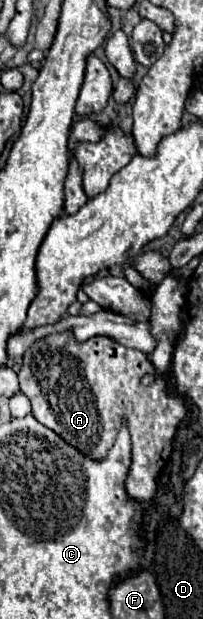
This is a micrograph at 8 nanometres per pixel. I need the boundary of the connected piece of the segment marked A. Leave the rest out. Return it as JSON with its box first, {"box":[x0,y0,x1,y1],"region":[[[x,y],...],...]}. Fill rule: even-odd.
{"box":[19,331,187,501],"region":[[[61,331],[61,333],[51,333],[39,341],[35,341],[23,355],[23,365],[19,371],[19,387],[21,391],[29,397],[33,415],[37,421],[59,433],[67,443],[75,445],[81,453],[93,457],[93,459],[103,459],[107,449],[115,443],[117,431],[121,427],[121,417],[129,417],[129,433],[133,441],[133,465],[127,477],[127,493],[137,499],[145,501],[149,499],[155,489],[157,489],[157,475],[167,463],[171,455],[171,443],[177,433],[179,423],[187,417],[187,405],[181,395],[171,393],[169,383],[157,375],[151,359],[145,353],[139,353],[135,349],[127,349],[113,341],[111,337],[91,337],[83,343],[79,343],[73,335],[73,331]],[[153,375],[155,381],[149,385],[143,385],[143,377]]]}

